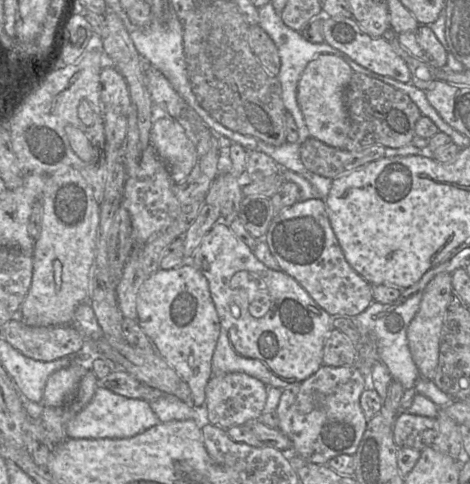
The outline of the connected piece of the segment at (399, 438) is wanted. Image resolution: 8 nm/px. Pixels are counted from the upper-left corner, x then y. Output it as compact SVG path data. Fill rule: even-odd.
M400 412L394 421L393 439L399 448L413 448L418 451L432 446L437 436L435 418Z

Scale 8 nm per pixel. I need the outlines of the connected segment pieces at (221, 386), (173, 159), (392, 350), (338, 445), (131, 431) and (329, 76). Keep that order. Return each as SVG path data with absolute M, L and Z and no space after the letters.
M242 372L213 375L205 388L204 408L209 423L226 430L232 426L258 420L266 404L267 388L262 381Z
M172 117L158 118L151 128L151 143L166 164L174 184L182 183L198 161L196 145L181 123Z
M437 267L427 273L419 283L402 290L400 297L391 304L373 302L364 312L350 318L358 326L361 335L372 336L377 344L379 360L386 365L392 378L398 381L404 390L413 388L420 377L420 372L411 356L407 328L419 310L424 290L438 272Z
M326 365L321 366L305 381L283 389L276 415L278 429L292 442L292 454L320 465L327 465L330 459L339 455L354 455L368 422L360 406L360 396L365 389L365 378L356 366L332 367Z
M98 386L90 403L68 423L67 439L127 439L159 423L147 401L117 395Z
M321 54L307 64L297 86L297 103L310 136L337 149L345 149L349 141L350 124L344 94L353 73L350 65L338 56Z

